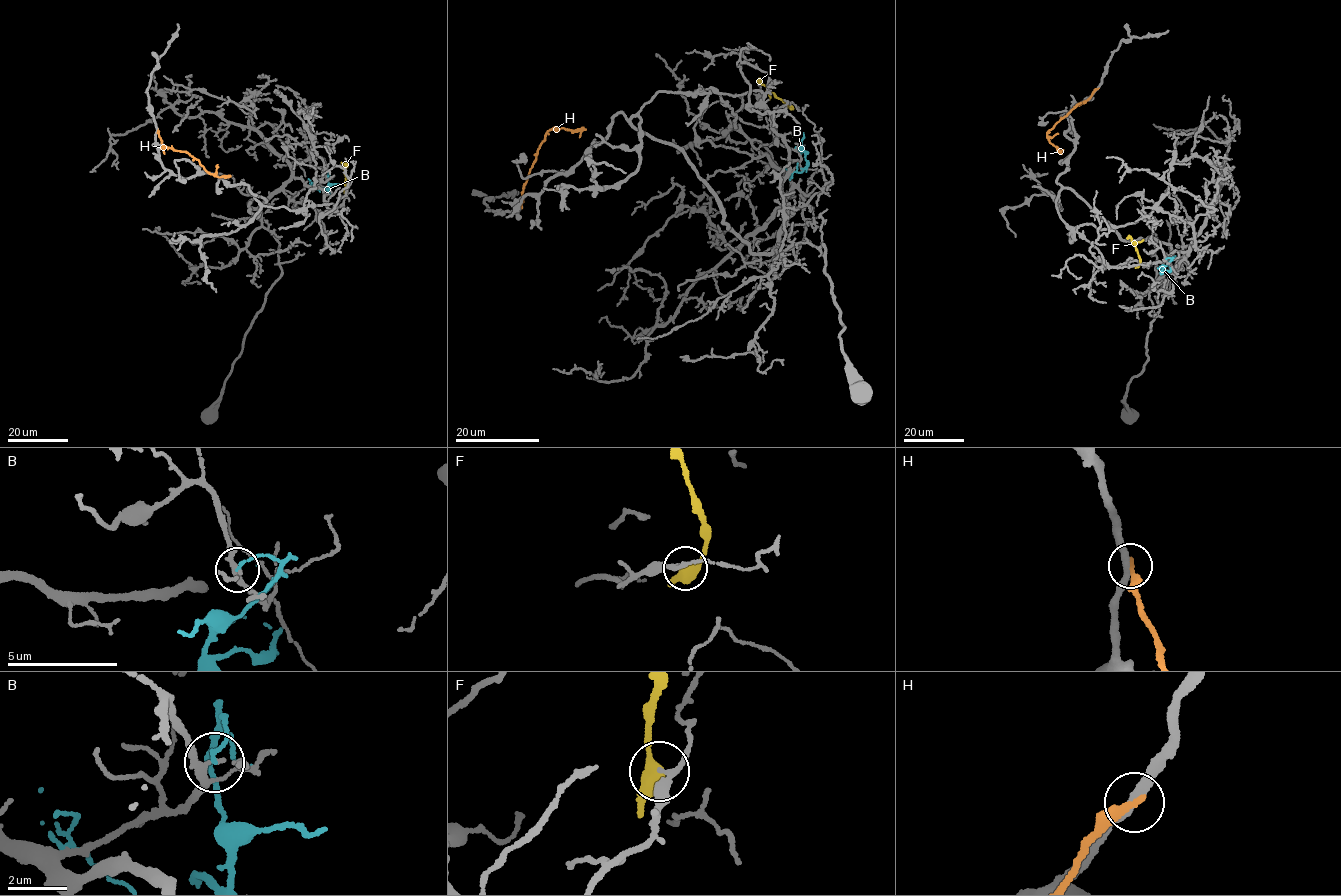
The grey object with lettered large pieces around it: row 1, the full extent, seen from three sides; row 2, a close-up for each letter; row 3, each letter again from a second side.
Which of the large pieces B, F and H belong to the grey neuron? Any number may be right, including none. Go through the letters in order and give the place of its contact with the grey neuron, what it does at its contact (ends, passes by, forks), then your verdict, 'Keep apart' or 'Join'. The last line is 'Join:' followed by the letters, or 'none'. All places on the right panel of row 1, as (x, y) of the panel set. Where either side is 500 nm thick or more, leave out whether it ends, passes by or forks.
B: Touches grey at (1165, 259). It ends there. Keep apart
F: Touches grey at (1137, 265). It passes by. Keep apart
H: Touches grey at (1098, 88). It ends there. Keep apart
Join: none

